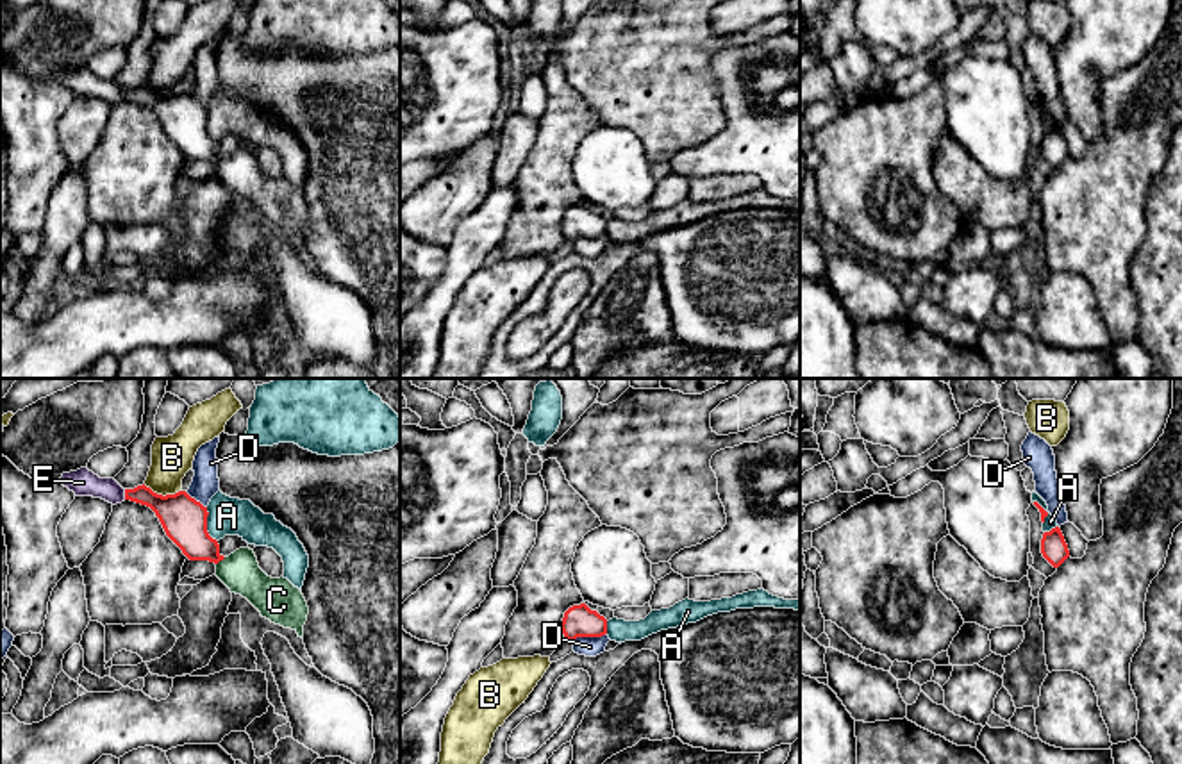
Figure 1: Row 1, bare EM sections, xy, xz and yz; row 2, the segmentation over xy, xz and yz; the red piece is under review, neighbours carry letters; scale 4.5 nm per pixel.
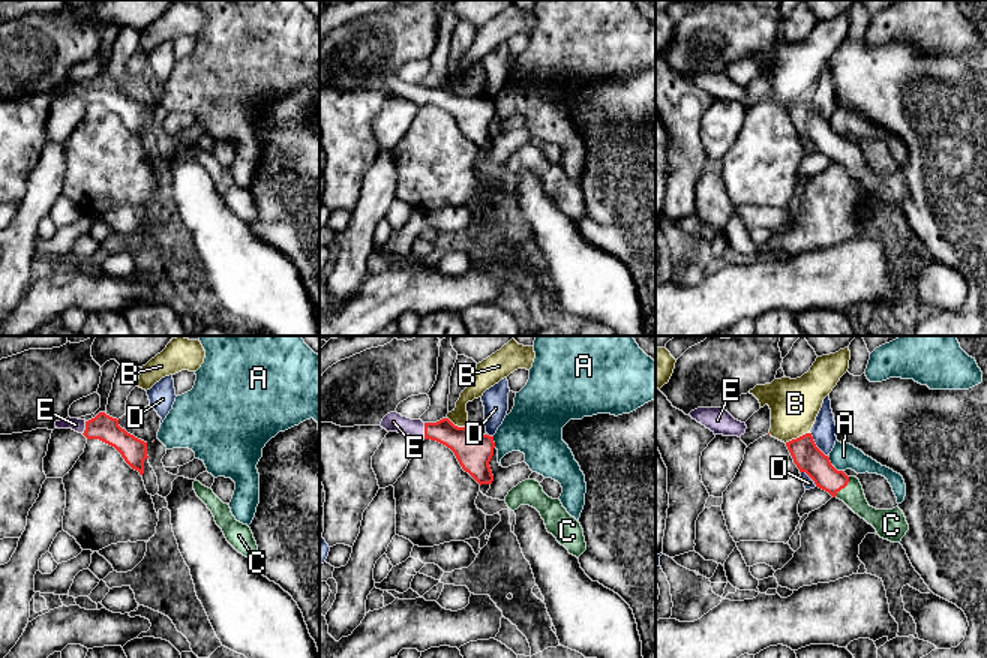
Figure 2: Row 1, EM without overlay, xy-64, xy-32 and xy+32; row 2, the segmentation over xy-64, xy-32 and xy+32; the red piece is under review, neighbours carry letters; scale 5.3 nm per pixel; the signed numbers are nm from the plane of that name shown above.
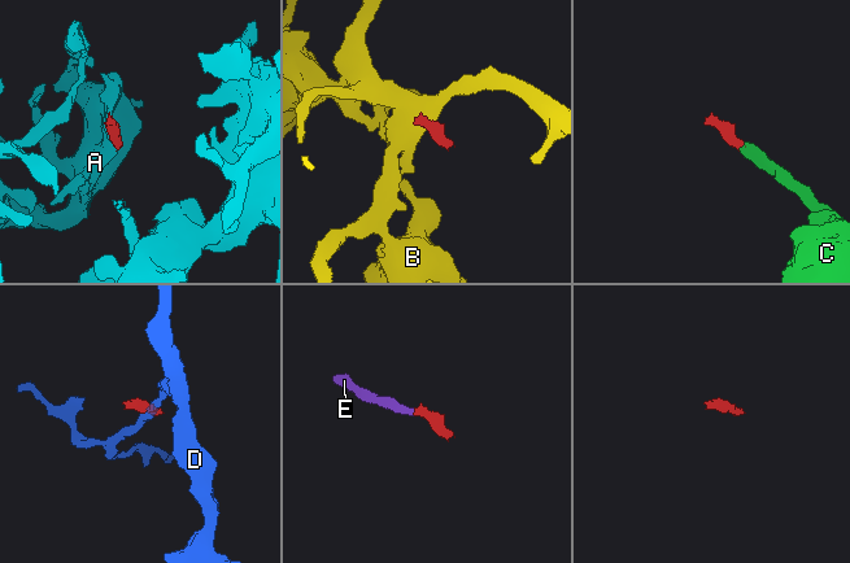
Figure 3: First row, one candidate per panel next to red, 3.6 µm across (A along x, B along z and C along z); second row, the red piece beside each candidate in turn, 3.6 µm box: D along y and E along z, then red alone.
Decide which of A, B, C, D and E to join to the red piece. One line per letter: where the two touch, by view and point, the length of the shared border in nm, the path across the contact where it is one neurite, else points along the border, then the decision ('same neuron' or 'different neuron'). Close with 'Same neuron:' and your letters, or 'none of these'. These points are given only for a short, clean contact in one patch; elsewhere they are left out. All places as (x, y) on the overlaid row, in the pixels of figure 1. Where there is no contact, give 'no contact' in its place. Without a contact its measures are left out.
A: meets red in xy at (206, 525); contact 170 nm long; border along xy (206, 507), (208, 532), (216, 541); different neuron
B: meets red in xy at (161, 495); contact 180 nm long; border along xy (143, 484), (163, 495), (181, 491); different neuron
C: meets red in xy at (220, 559); contact 60 nm long; runs through xy (184, 520), (186, 527), (220, 559), (231, 570), (240, 572); same neuron
D: meets red in xz at (588, 636); contact 170 nm long; border along xz (606, 632), (600, 636), (579, 636), (572, 641); different neuron
E: meets red in xy at (125, 495); contact 50 nm long; runs through xy (177, 513), (143, 495), (125, 495), (83, 482); same neuron
Same neuron: C, E

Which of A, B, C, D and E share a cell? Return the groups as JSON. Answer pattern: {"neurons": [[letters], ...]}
{"neurons": [["A"], ["B"], ["C", "E"], ["D"]]}

